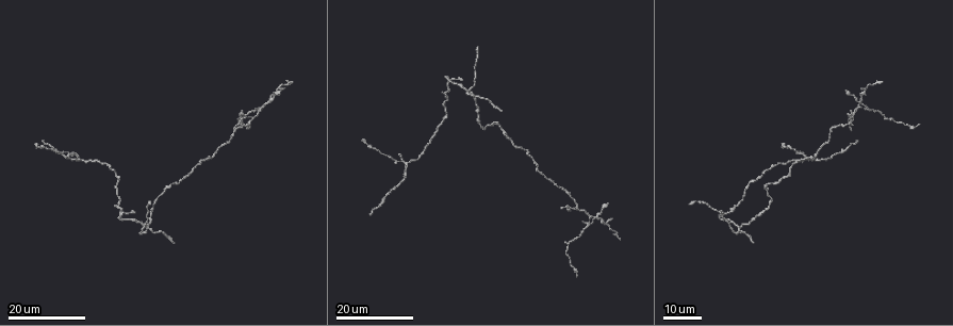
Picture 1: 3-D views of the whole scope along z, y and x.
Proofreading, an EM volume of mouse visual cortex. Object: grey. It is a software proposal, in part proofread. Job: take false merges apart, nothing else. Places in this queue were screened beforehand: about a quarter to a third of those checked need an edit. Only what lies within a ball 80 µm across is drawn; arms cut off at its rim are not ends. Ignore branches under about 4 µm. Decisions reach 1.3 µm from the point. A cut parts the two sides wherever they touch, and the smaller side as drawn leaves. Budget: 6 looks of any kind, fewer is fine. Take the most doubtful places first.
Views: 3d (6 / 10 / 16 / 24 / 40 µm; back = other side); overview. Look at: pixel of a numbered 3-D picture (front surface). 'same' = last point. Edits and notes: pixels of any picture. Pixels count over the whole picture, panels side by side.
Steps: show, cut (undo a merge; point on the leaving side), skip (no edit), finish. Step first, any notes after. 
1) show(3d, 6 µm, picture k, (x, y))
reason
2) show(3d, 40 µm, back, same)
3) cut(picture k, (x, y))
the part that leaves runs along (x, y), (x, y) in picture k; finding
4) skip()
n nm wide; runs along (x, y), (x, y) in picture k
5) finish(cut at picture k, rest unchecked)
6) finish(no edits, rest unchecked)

show(3d, 16 µm, picture 1, (595, 218))
arms part here

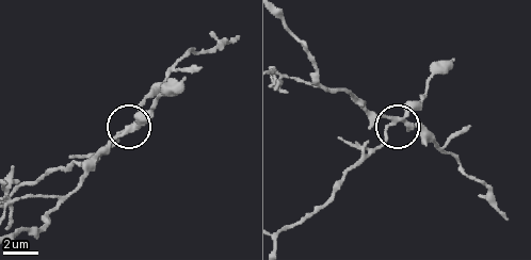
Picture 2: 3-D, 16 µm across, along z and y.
show(3d, 6 µm, picture 2, (124, 129))

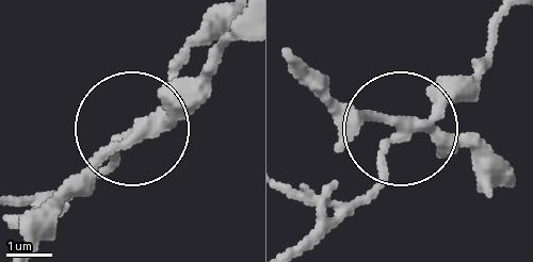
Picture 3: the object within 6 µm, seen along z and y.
cut(picture 3, (192, 89))
220 nm wide; two cells meet here

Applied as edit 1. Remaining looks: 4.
show(overview)

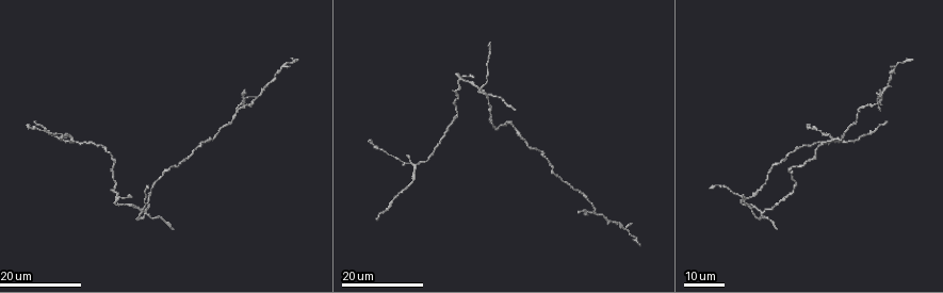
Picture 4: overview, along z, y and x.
show(3d, 16 µm, picture 4, (255, 97))
thin arm on a thick one

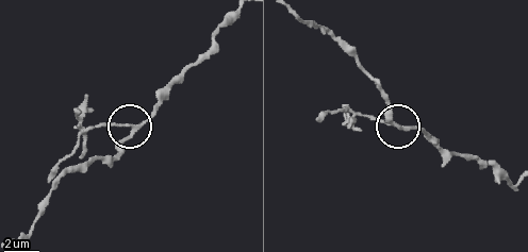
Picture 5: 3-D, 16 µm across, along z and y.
show(3d, 10 µm, picture 5, (131, 127))

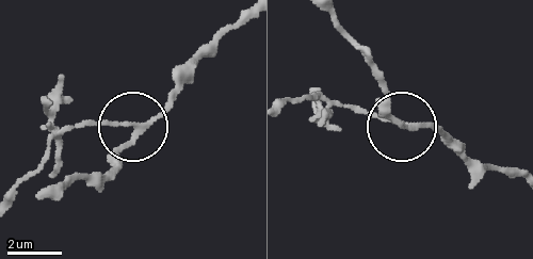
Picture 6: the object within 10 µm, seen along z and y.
cut(picture 6, (103, 124))
150 nm wide; the part that leaves runs along (144, 122), (78, 127), (18, 191) in picture 6; a second cell is stuck on

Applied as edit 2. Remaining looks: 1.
finish(cut at picture 3, cut at picture 6, rest unchecked)

